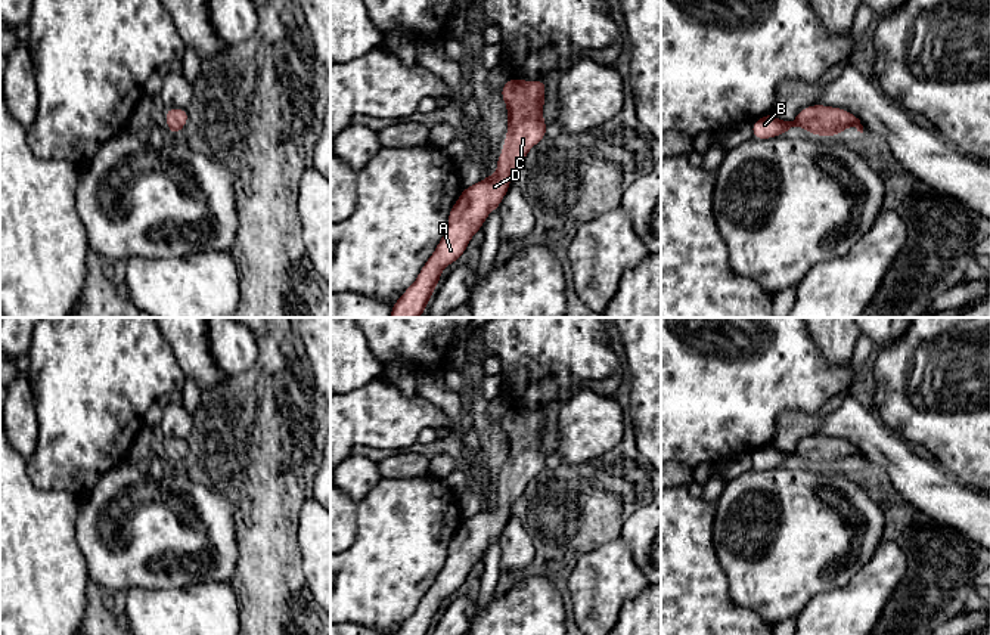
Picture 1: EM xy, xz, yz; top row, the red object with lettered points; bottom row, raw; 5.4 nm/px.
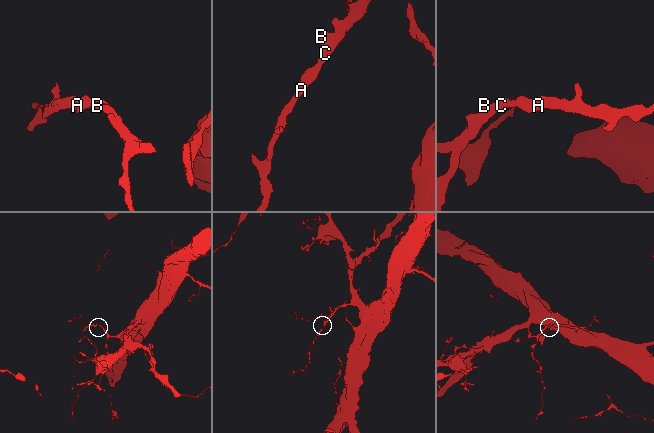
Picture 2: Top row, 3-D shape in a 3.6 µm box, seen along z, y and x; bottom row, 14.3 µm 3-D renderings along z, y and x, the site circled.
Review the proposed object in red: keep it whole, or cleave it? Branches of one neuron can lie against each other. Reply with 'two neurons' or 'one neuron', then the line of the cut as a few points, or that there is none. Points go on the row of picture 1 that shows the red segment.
one neuron; cut none

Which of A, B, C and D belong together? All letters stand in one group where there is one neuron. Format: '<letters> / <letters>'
A B C D

